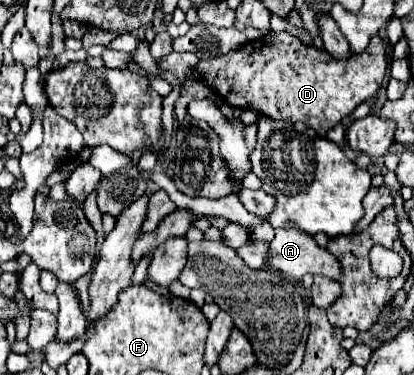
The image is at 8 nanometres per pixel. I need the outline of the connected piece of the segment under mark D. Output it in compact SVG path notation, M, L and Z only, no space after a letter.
M282 31L266 33L260 39L248 41L242 49L216 59L198 59L194 53L174 51L164 59L164 69L180 75L180 79L184 79L190 69L196 69L202 81L214 87L228 105L254 109L280 121L302 121L324 137L326 131L342 123L356 105L376 95L388 69L388 45L380 33L376 33L362 53L336 59L326 49L306 45L298 37Z

